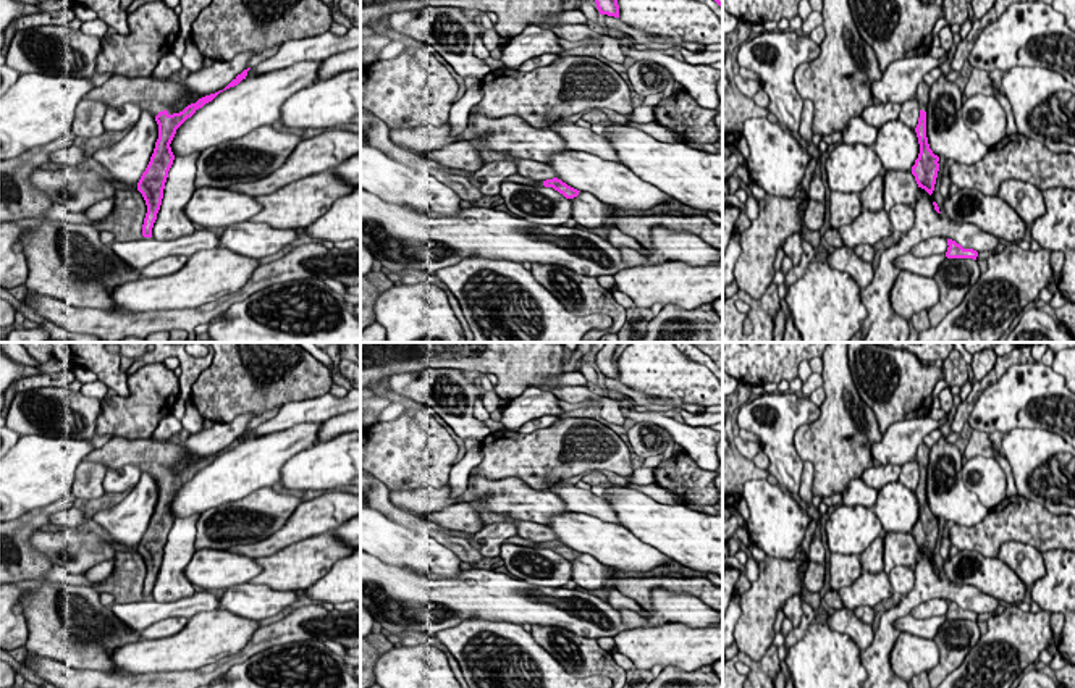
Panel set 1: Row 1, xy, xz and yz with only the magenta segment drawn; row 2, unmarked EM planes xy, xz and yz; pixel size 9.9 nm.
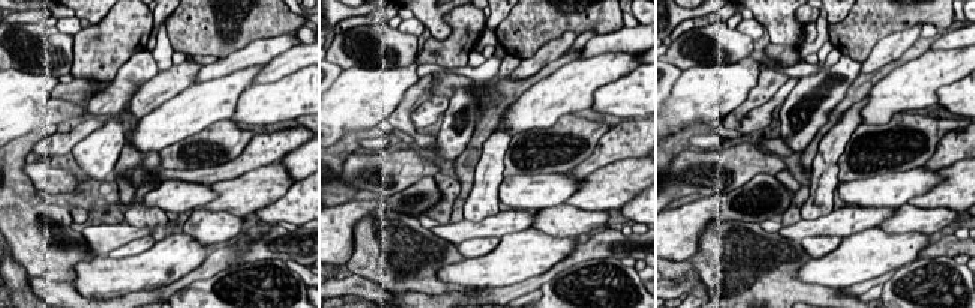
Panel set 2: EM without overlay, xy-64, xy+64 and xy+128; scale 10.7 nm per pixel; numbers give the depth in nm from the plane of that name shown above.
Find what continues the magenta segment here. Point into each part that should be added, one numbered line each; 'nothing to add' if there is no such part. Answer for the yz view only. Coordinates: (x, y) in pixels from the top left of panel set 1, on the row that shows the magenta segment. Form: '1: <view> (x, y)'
1: yz (923, 89)

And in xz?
1: xz (518, 178)

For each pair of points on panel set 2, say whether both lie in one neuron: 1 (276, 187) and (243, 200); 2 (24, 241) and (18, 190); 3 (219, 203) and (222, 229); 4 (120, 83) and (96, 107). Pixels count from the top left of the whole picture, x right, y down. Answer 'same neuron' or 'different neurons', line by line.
1: same neuron
2: same neuron
3: different neurons
4: same neuron

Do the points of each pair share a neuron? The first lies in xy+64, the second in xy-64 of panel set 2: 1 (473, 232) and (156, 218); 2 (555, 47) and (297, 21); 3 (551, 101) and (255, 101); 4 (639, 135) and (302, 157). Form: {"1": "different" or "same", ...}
{"1": "different", "2": "different", "3": "different", "4": "different"}

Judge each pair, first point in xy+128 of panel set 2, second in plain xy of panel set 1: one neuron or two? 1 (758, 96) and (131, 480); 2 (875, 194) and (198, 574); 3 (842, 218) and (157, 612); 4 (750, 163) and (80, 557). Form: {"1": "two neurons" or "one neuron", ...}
{"1": "two neurons", "2": "one neuron", "3": "one neuron", "4": "one neuron"}

